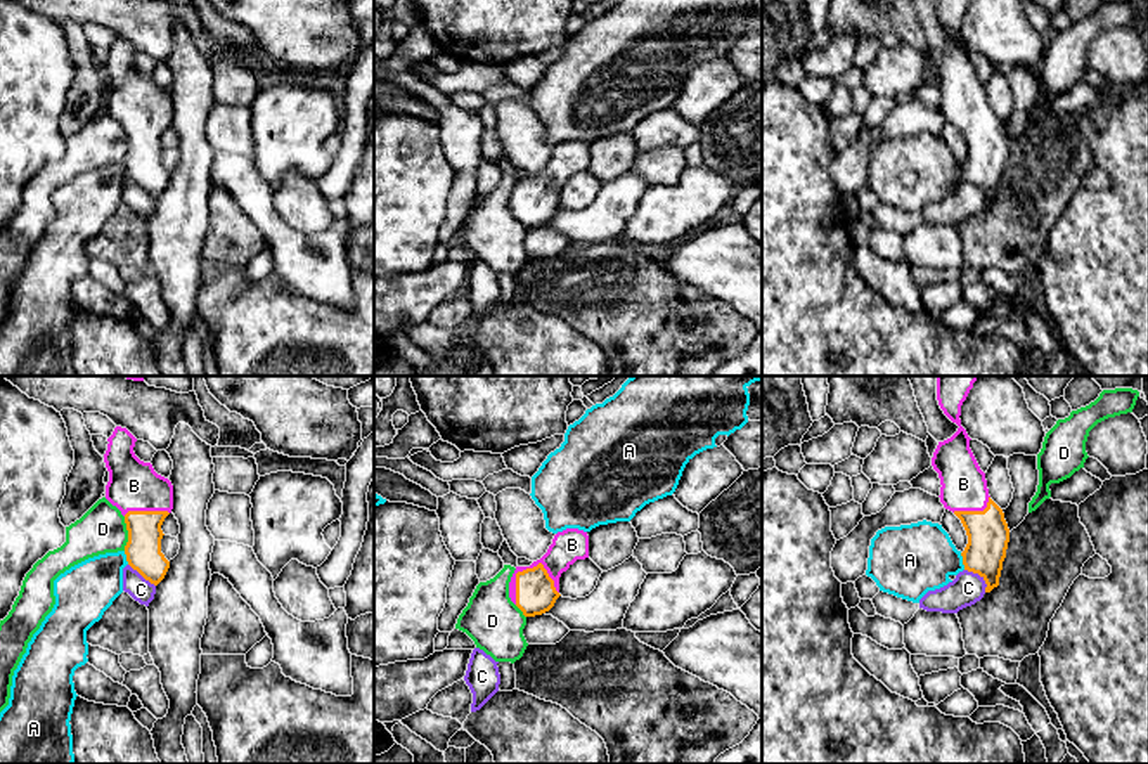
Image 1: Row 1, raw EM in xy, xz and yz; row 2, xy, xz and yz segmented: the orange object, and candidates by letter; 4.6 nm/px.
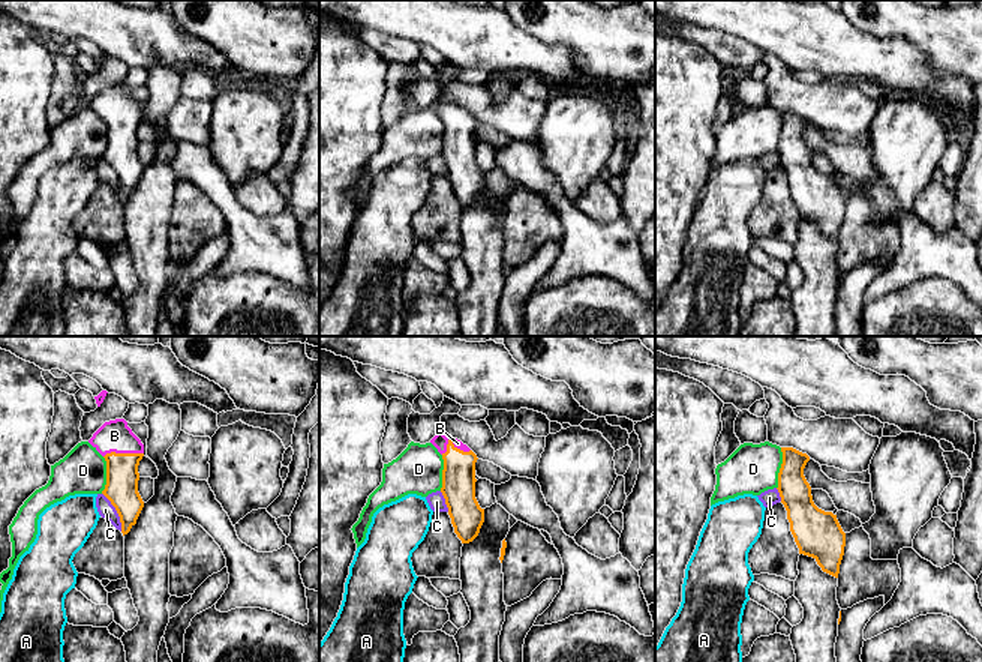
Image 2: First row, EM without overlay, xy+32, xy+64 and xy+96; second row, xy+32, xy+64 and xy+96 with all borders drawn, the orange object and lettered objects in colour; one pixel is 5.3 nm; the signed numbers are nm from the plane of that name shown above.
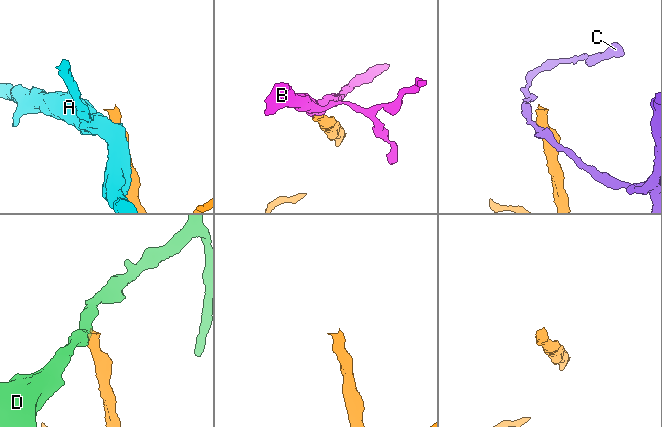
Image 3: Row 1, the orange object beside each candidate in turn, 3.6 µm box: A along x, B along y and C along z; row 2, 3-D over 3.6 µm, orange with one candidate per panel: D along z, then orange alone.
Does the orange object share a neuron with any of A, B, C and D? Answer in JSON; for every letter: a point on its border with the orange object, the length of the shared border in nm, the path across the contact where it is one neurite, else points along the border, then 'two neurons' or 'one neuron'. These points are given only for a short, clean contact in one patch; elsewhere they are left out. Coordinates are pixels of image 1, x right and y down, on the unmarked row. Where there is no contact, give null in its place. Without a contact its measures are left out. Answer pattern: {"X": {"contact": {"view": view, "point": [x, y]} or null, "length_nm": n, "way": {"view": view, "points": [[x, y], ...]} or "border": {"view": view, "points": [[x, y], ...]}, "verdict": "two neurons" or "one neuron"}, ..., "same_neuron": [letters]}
{"A": {"contact": {"view": "yz", "point": [963, 174]}, "length_nm": 80, "verdict": "two neurons"}, "B": {"contact": {"view": "xz", "point": [542, 177]}, "length_nm": 240, "way": {"view": "xz", "points": [[535, 205], [542, 189], [542, 177], [551, 177], [572, 156]]}, "verdict": "one neuron"}, "C": {"contact": {"view": "yz", "point": [980, 187]}, "length_nm": 150, "verdict": "two neurons"}, "D": {"contact": {"view": "xy", "point": [128, 146]}, "length_nm": 160, "border": {"view": "xy", "points": [[123, 129], [127, 142], [125, 161]]}, "verdict": "two neurons"}, "same_neuron": ["B"]}

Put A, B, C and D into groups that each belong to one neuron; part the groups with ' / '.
A / B / C / D

